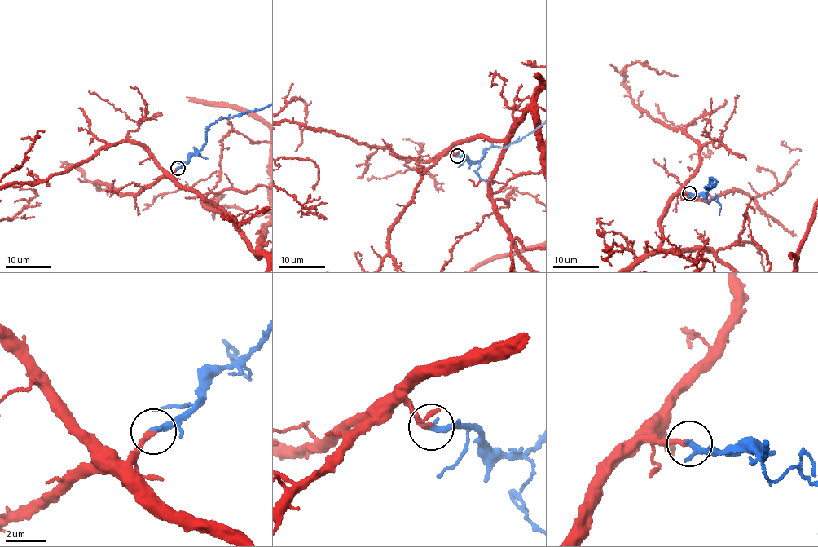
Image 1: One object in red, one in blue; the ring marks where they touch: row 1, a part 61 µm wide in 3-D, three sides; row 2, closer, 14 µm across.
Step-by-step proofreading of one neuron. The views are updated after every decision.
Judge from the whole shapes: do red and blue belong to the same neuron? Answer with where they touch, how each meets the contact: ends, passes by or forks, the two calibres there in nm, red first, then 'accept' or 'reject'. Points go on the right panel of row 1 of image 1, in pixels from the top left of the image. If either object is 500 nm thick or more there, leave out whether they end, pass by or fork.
(689, 193) | red ends | blue ends | 280/300 nm | accept

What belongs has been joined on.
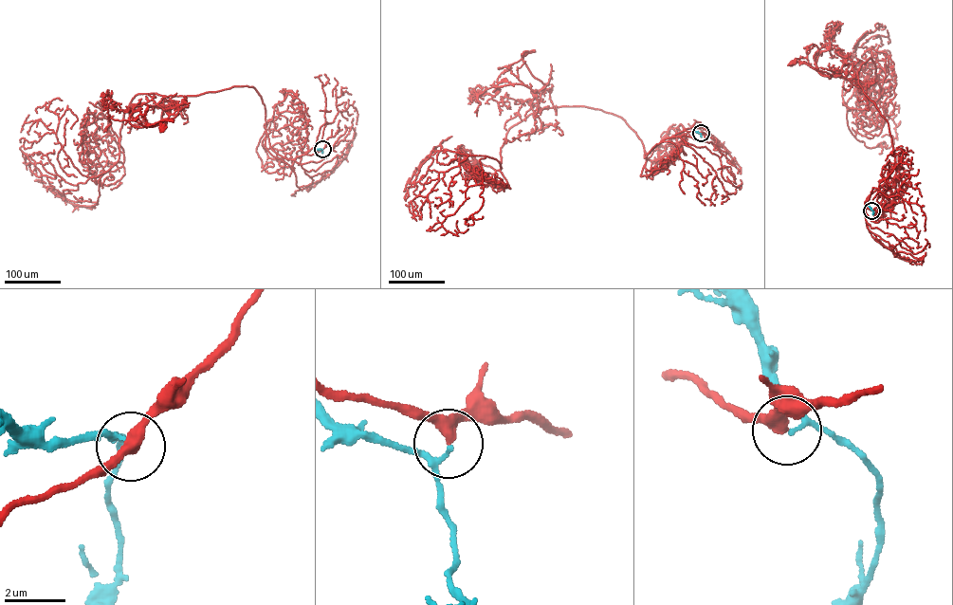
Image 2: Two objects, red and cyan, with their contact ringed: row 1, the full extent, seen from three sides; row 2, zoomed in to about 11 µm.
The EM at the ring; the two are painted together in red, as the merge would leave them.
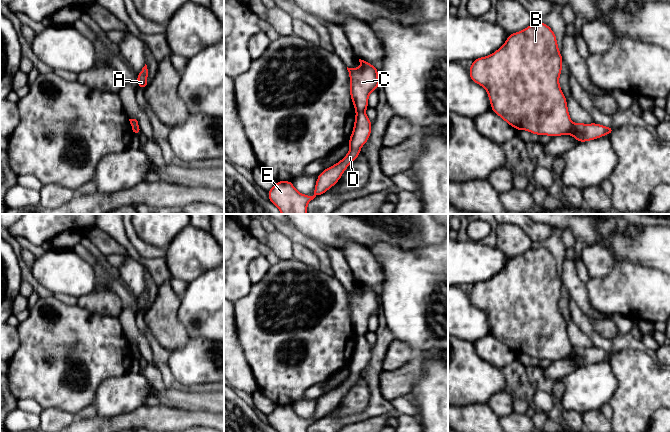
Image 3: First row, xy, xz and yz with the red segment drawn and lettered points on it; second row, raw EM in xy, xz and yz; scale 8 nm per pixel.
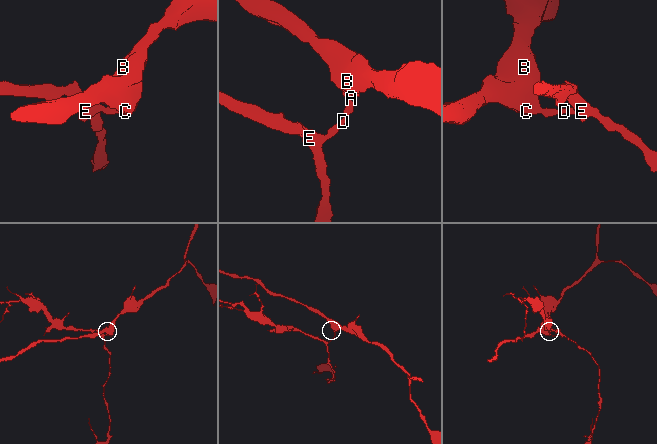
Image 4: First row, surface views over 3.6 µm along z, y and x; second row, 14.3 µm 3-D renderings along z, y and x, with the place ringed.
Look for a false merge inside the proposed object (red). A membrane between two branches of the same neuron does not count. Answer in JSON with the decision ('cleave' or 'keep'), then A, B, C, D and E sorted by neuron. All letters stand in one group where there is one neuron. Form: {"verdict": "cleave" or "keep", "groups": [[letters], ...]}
{"verdict": "cleave", "groups": [["A", "B", "C"], ["D", "E"]]}

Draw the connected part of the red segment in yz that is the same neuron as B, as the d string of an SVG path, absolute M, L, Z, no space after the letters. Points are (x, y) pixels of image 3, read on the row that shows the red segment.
M540 21L538 24L530 24L525 30L509 34L506 42L491 55L473 60L469 73L473 82L486 89L492 111L509 125L516 130L554 137L569 134L573 125L566 98L559 86L562 62L556 35L548 25Z

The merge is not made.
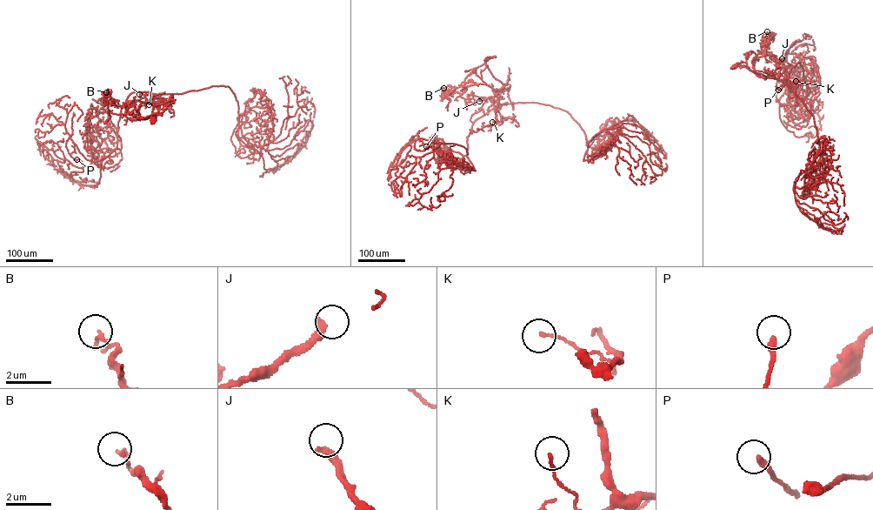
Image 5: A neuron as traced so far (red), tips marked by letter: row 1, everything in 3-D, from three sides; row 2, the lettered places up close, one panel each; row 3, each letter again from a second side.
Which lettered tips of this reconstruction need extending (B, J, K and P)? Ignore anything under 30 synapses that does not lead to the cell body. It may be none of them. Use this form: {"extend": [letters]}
{"extend": ["J"]}

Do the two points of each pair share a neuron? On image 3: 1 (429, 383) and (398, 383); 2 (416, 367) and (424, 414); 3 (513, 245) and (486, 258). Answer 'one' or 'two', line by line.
1: two
2: two
3: two

